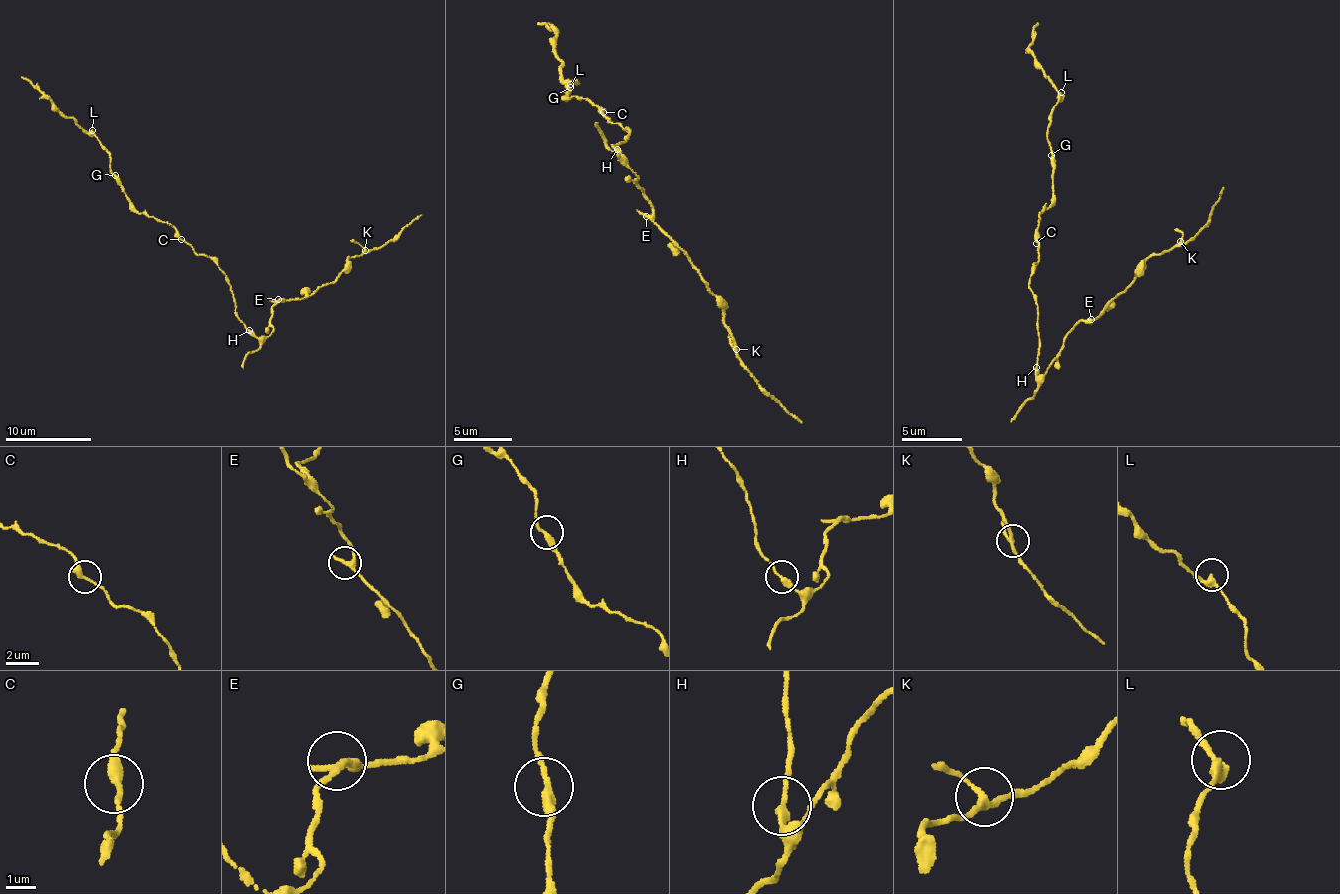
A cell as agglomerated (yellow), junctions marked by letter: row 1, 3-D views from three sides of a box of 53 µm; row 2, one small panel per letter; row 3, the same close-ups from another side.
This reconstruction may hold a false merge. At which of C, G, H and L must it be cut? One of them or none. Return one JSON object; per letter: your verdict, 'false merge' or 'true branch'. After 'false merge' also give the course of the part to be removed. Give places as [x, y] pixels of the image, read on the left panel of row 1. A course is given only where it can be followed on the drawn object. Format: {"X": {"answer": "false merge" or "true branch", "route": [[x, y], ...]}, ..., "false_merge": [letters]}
{"C": {"answer": "true branch"}, "G": {"answer": "true branch"}, "H": {"answer": "false merge", "route": [[249, 330], [257, 336], [270, 334], [277, 303], [303, 299], [331, 283], [348, 258], [375, 250], [421, 214]]}, "L": {"answer": "true branch"}, "false_merge": ["H"]}

